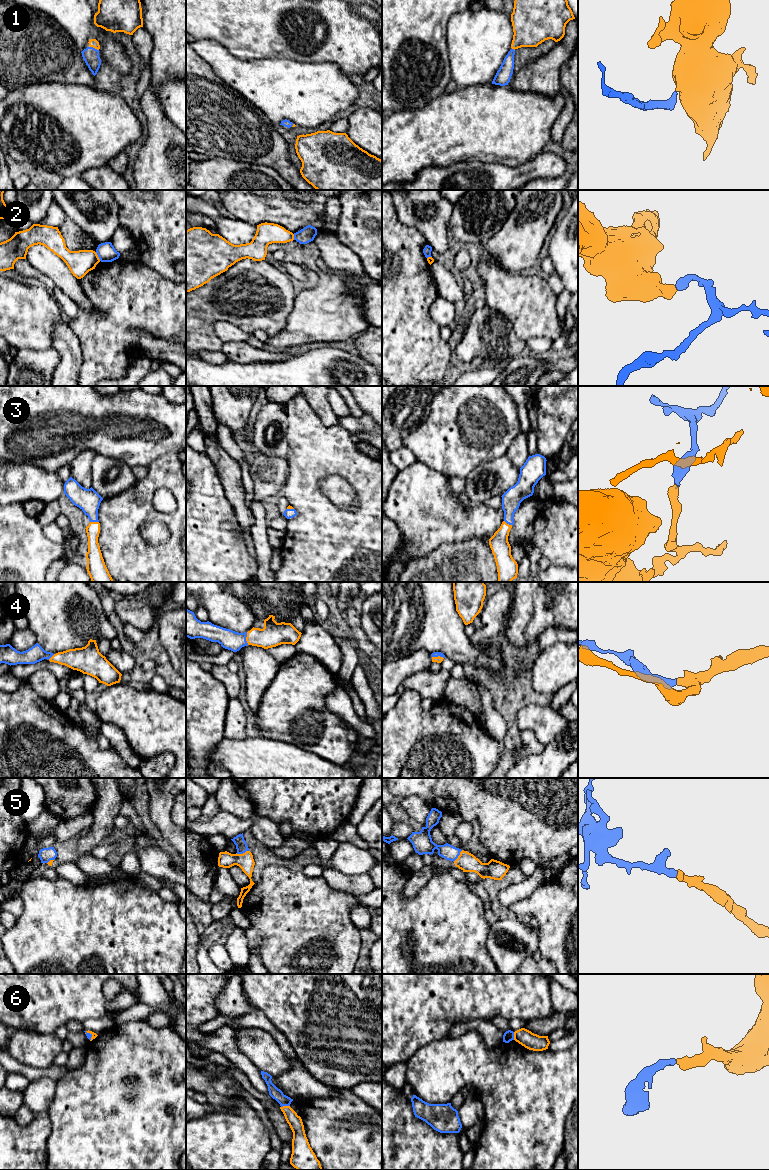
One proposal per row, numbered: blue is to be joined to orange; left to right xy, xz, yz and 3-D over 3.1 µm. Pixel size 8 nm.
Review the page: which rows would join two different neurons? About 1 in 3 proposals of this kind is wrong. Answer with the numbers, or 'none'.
2

